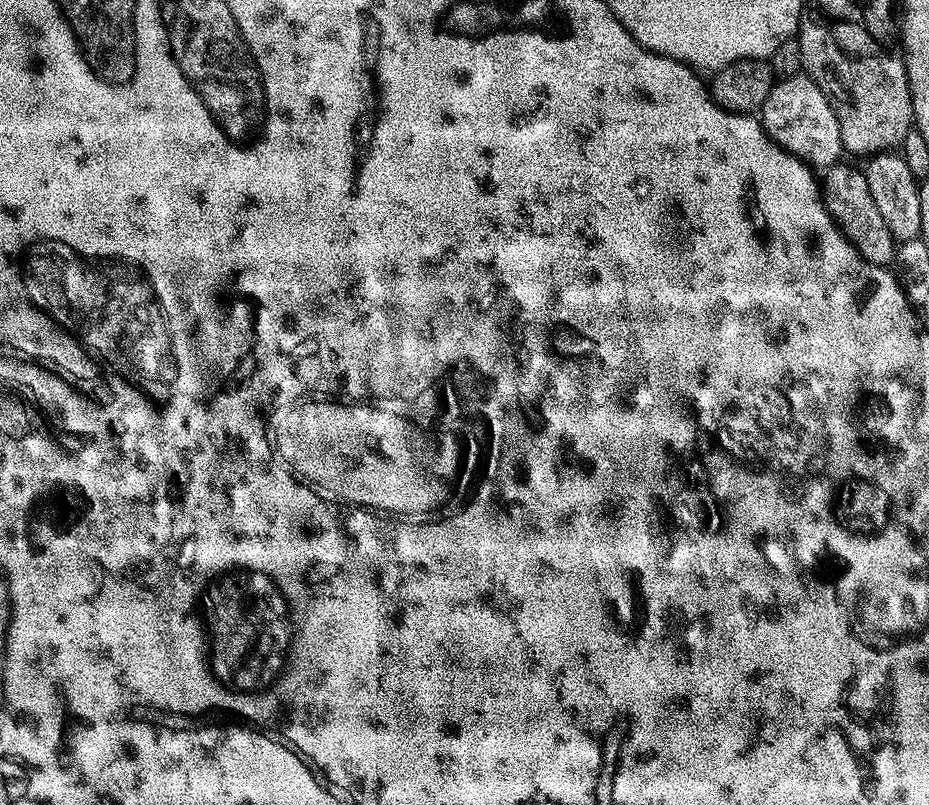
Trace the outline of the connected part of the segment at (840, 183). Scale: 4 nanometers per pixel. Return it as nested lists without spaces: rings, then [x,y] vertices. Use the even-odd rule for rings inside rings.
[[[837,162],[822,176],[822,195],[824,209],[832,215],[832,220],[840,227],[845,238],[860,251],[860,257],[871,264],[891,265],[896,259],[898,241],[890,234],[878,206],[874,206],[874,197],[870,195],[870,186],[859,167],[851,168],[845,162]]]

